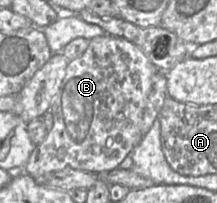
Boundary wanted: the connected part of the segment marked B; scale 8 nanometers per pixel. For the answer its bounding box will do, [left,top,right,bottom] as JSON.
[23,34,159,179]

